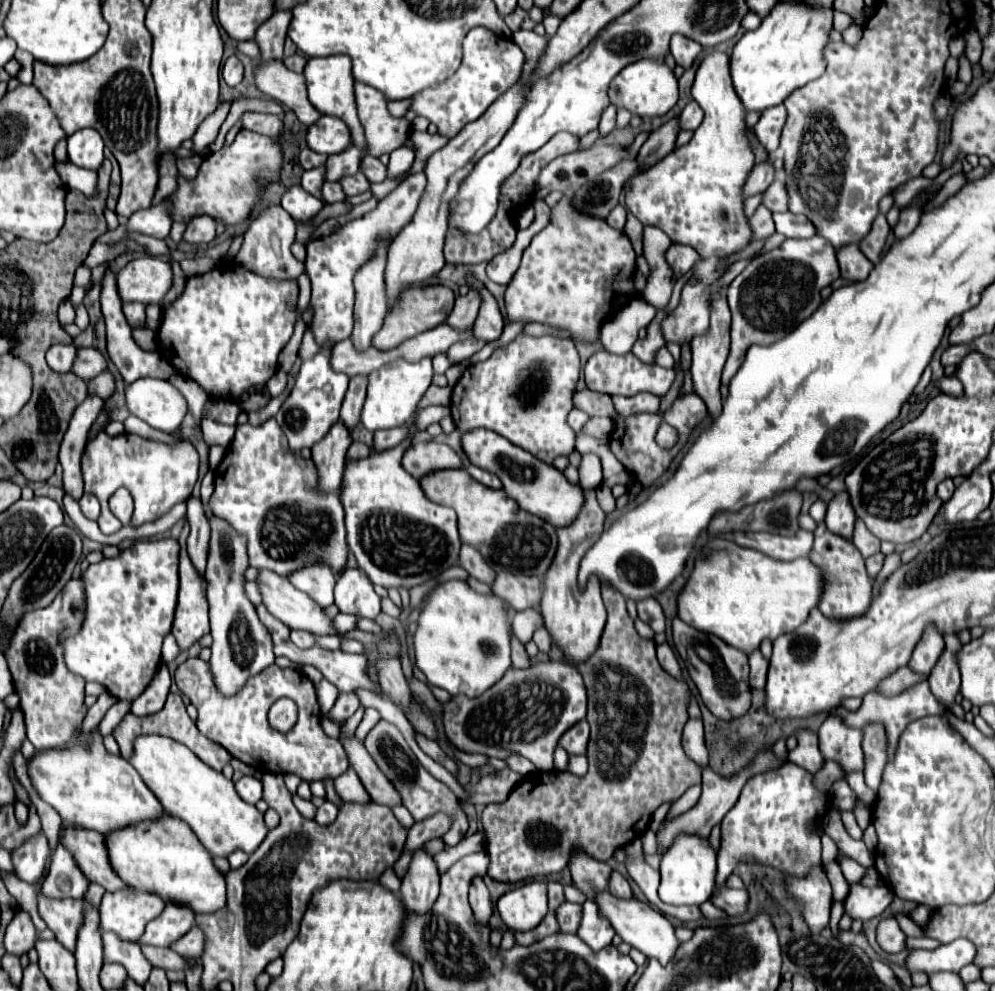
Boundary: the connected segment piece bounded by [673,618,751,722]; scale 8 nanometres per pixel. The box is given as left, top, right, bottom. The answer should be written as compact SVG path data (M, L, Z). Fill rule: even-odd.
M679 618L673 620L673 642L709 712L727 722L745 716L751 708L751 686L749 680L745 680L745 676L749 676L747 654L723 644L719 636L699 632L689 624L683 624Z

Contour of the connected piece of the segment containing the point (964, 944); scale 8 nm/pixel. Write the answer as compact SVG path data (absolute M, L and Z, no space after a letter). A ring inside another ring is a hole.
M955 940L935 950L911 950L907 956L907 970L935 974L935 972L959 972L975 958L975 946L969 940Z

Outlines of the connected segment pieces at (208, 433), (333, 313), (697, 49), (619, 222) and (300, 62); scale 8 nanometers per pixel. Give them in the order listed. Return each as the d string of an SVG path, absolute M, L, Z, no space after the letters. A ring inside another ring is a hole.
M203 420L201 430L203 430L205 442L209 446L213 446L213 444L229 446L231 440L233 440L233 434L235 434L235 426L225 426L225 424L219 424L219 422L213 422L213 420Z
M413 174L407 176L391 194L387 194L375 210L365 214L363 218L357 218L343 228L339 228L335 234L327 238L319 238L307 244L307 260L305 260L305 272L311 280L311 310L313 310L313 320L307 326L307 330L313 332L313 338L323 344L323 342L339 342L351 336L353 328L353 300L355 300L355 290L353 290L353 274L363 266L375 252L377 240L385 234L395 238L399 230L413 218L419 198L425 190L425 174Z
M675 34L675 36L671 38L671 54L673 54L675 62L677 62L679 66L683 66L685 70L693 66L695 58L697 58L701 52L703 52L703 48L701 48L697 42L693 42L693 40L689 40L689 38L681 36L681 34Z
M617 204L617 206L611 210L611 214L607 216L607 222L609 222L613 228L621 230L621 228L625 226L625 222L627 222L627 210L625 210L625 206L623 206L623 204Z
M297 52L297 54L289 56L289 58L285 58L285 60L283 60L283 64L285 64L289 70L303 72L303 68L305 68L305 64L307 64L307 56L303 56L301 52Z

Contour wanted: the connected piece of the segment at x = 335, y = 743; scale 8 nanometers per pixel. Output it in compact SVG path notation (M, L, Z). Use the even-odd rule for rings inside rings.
M189 658L183 662L175 672L175 684L179 690L191 700L197 708L197 728L209 740L221 744L233 758L249 764L257 772L275 772L275 774L297 774L307 782L323 780L323 778L337 778L347 770L347 754L339 740L329 738L321 728L321 712L315 696L313 682L299 670L293 668L279 668L271 664L263 672L251 676L235 692L235 696L223 696L213 682L209 662L201 658ZM279 698L291 698L299 706L297 724L287 732L281 734L267 722L267 712L271 704Z

